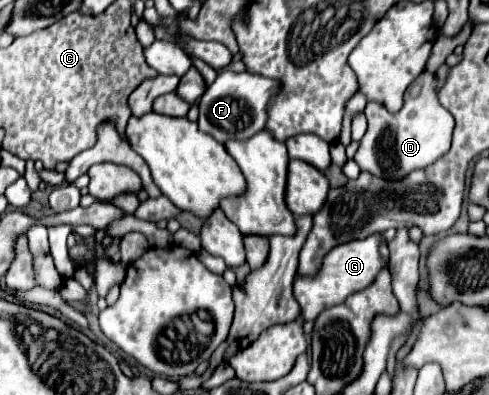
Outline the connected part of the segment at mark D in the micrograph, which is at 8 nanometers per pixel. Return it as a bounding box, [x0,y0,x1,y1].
[354,70,454,180]

